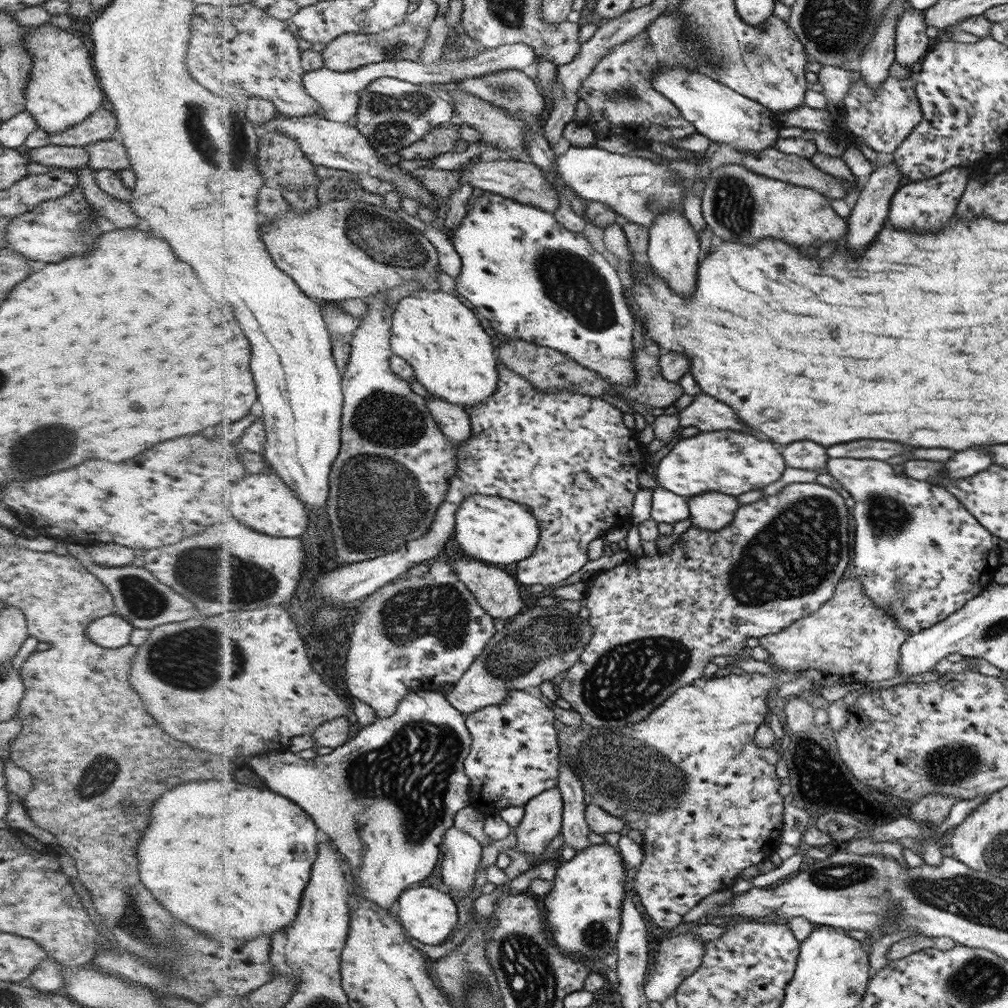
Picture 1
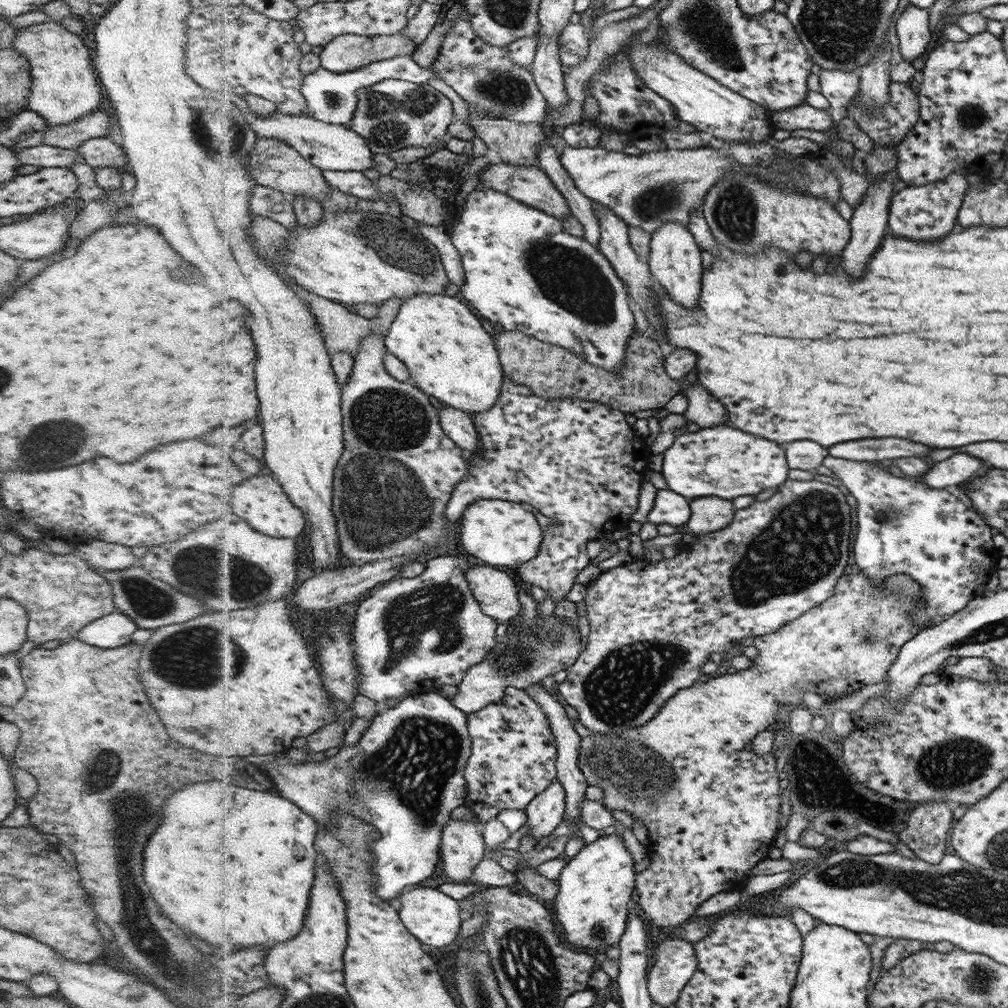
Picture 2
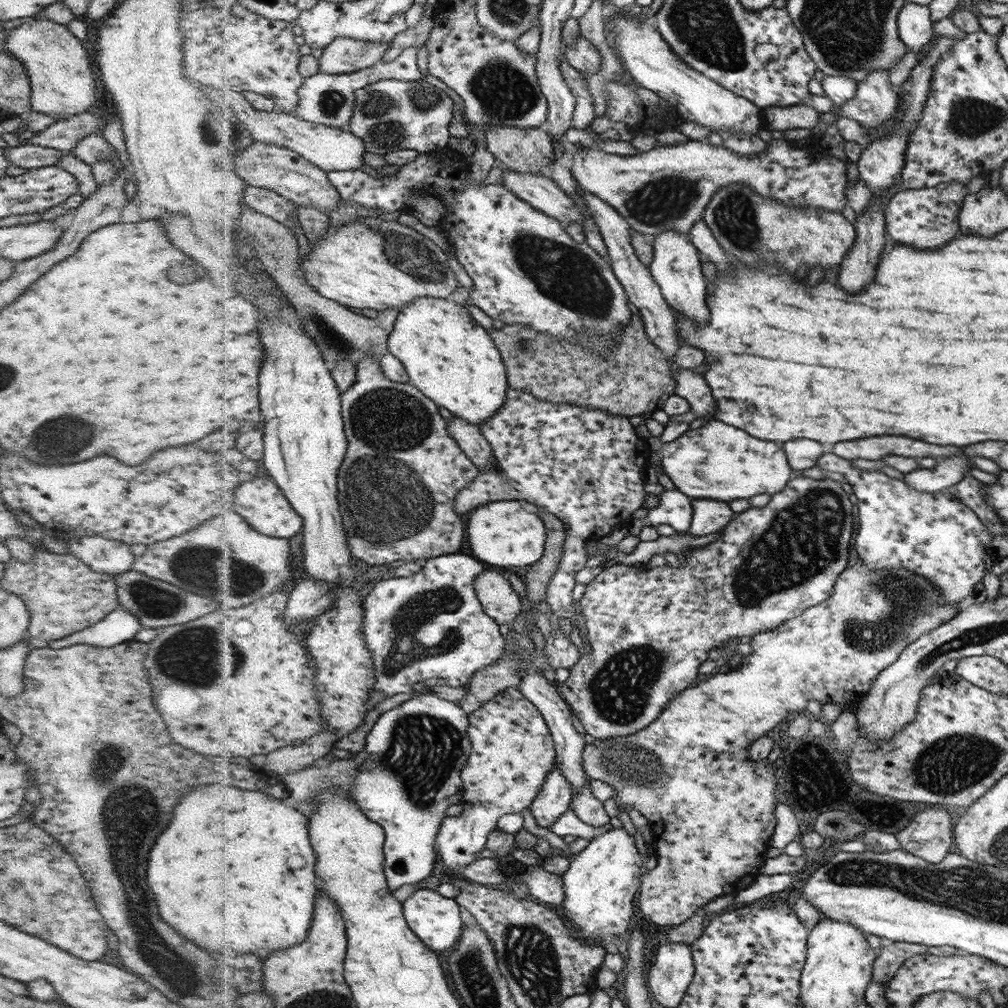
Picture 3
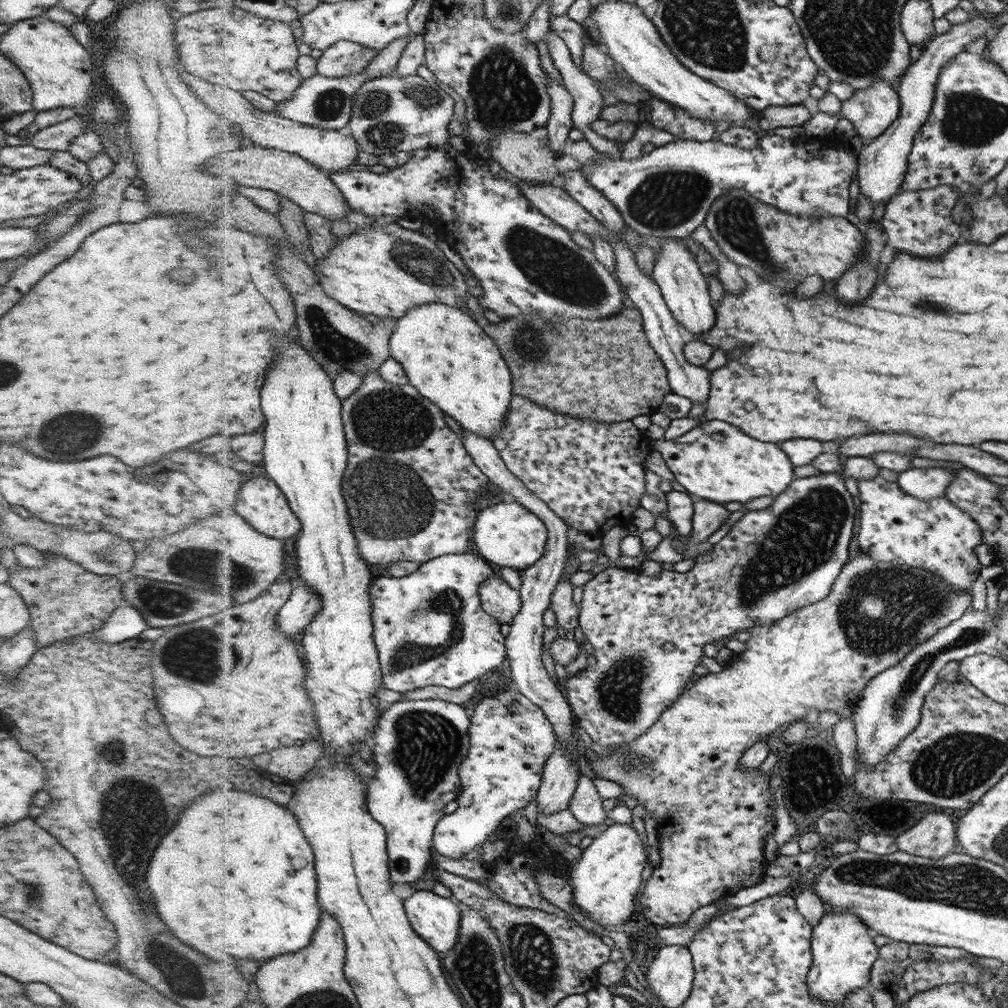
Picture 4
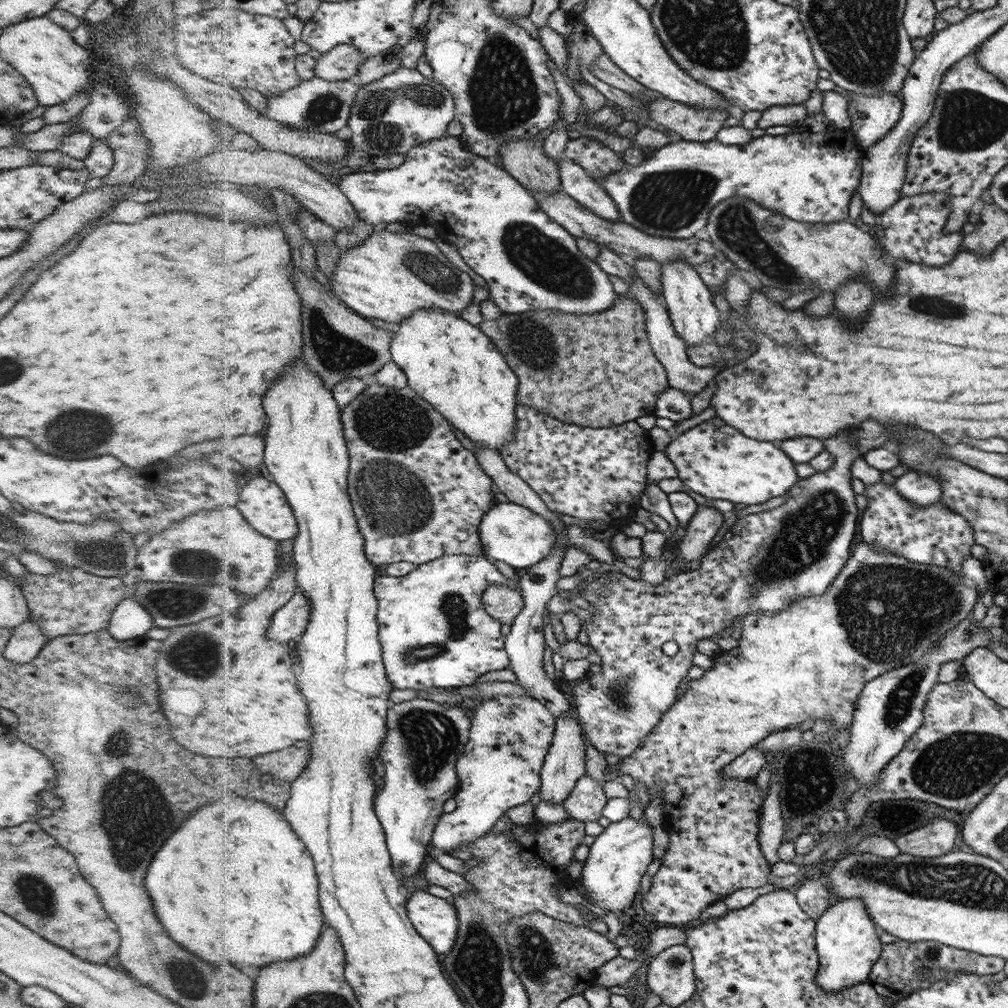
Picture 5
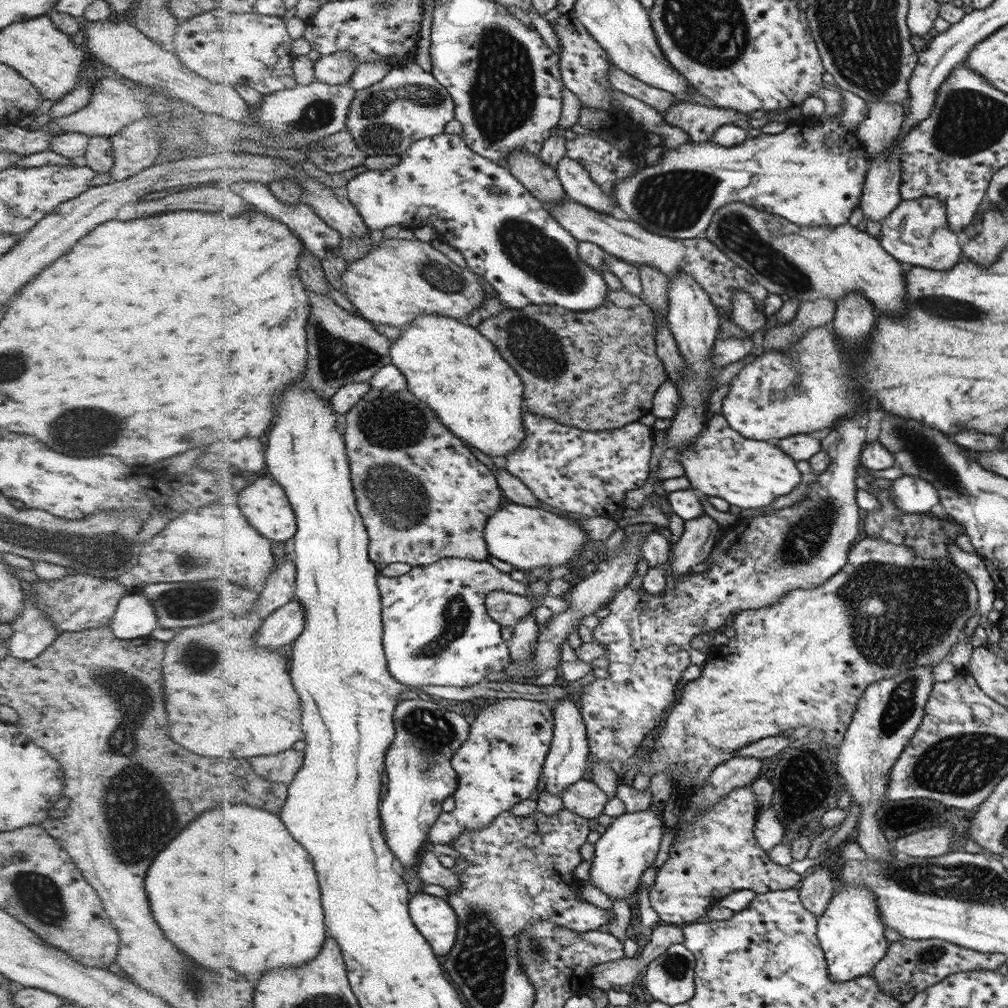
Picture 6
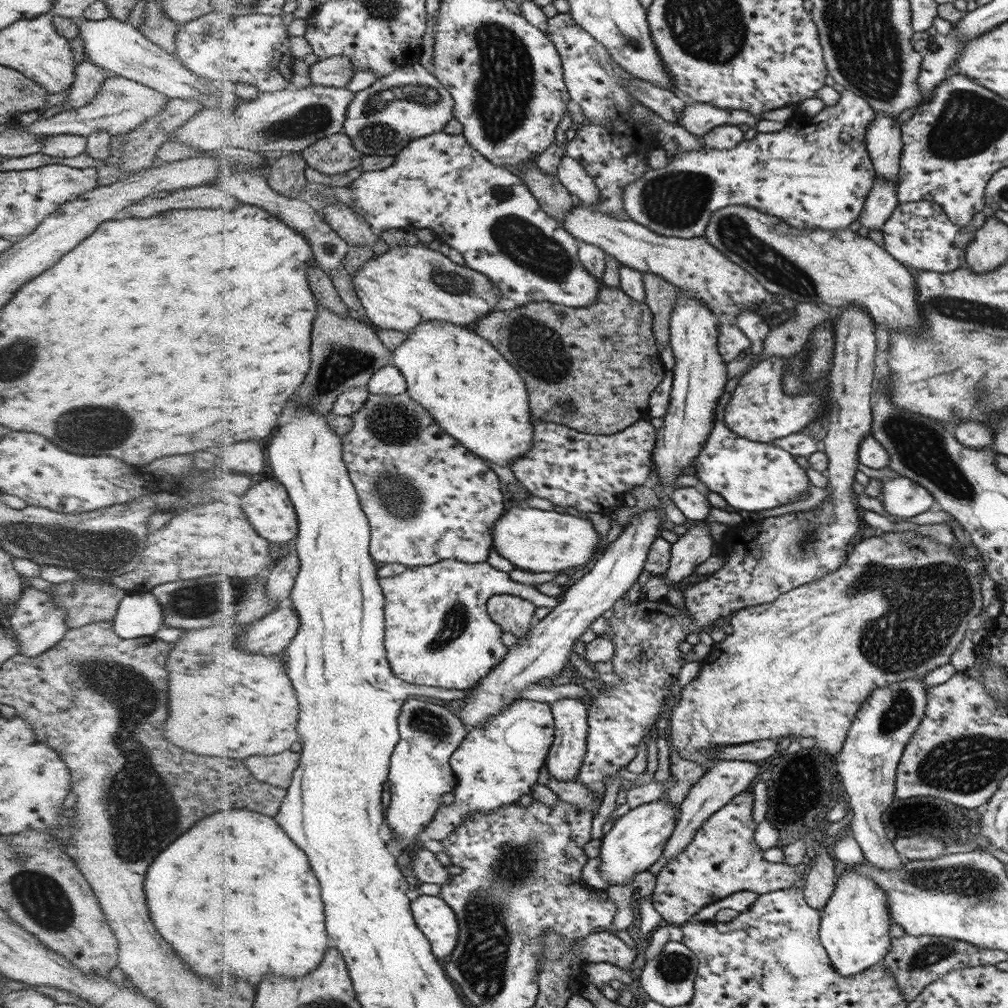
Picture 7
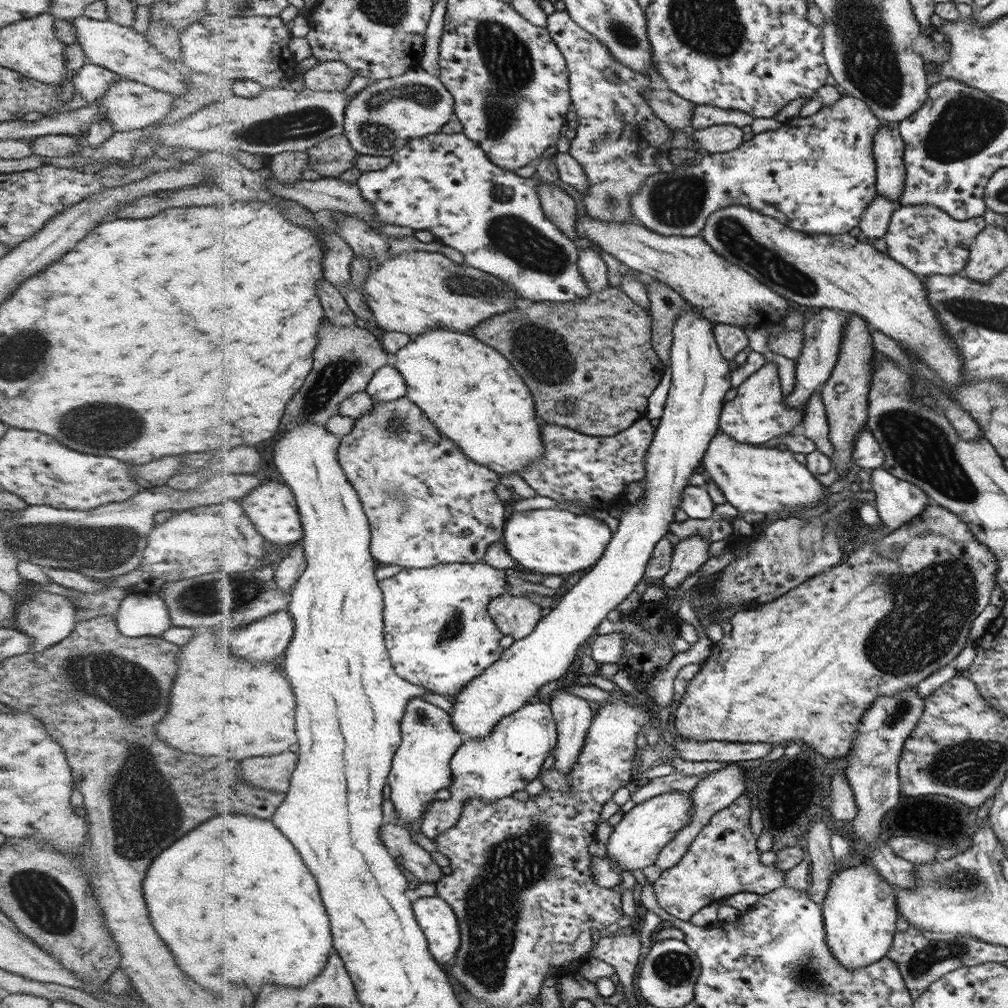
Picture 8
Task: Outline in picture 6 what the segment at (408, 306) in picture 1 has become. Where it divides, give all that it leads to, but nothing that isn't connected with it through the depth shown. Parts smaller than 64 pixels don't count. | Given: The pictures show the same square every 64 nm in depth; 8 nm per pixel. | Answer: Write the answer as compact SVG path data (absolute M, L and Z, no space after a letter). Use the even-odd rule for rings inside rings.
M427 314L421 316L415 323L403 333L403 337L392 347L393 363L399 366L404 375L409 381L409 390L412 391L420 400L427 402L438 414L439 417L444 421L444 424L448 425L448 428L452 429L460 438L464 439L469 443L472 448L478 448L480 452L484 452L488 456L494 459L502 461L509 452L517 450L523 440L527 438L527 430L524 424L524 390L522 378L516 372L514 368L510 368L506 364L507 358L505 358L499 349L496 348L495 344L492 344L488 337L482 336L477 328L468 326L468 322L460 321L456 318L450 318L449 316L440 316L439 314Z

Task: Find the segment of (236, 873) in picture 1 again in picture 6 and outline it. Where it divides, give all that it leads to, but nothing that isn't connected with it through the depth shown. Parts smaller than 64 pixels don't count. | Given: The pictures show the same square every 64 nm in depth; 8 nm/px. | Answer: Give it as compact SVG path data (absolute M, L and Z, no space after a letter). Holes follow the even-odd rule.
M238 804L238 806L230 806L230 808L222 806L222 808L214 808L210 812L204 812L204 816L198 816L190 826L186 826L164 848L164 852L160 852L156 856L156 860L152 862L148 874L145 876L145 891L154 920L164 932L164 936L171 940L180 949L180 952L212 972L233 968L249 976L255 982L260 980L266 972L271 972L277 968L292 968L293 966L310 964L319 958L330 933L323 903L323 888L319 879L319 872L315 868L315 861L312 859L312 853L308 852L308 849L290 832L280 814L274 814L257 806L246 806L246 804Z

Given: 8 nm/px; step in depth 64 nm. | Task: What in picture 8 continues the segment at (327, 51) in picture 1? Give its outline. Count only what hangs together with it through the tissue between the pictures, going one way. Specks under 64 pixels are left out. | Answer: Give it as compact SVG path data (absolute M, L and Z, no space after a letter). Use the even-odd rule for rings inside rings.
M343 60L319 62L305 74L305 83L310 90L345 91L357 77L357 72Z

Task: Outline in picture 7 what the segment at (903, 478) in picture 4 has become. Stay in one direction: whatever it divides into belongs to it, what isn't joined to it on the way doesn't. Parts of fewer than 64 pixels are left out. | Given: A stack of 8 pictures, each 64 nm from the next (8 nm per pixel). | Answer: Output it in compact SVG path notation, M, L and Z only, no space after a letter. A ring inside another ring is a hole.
M906 477L879 478L882 483L880 500L888 516L912 518L937 508L935 498L925 486Z

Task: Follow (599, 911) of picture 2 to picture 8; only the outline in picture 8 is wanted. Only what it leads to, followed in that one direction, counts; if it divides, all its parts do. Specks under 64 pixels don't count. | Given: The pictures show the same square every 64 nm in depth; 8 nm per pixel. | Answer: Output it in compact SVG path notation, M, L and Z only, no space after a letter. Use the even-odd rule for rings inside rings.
M682 791L666 792L635 804L614 826L606 843L608 852L605 857L612 861L611 866L614 865L614 870L620 868L632 872L654 865L659 852L663 850L662 846L667 846L677 832L691 822L691 810L693 810L691 793L683 794Z

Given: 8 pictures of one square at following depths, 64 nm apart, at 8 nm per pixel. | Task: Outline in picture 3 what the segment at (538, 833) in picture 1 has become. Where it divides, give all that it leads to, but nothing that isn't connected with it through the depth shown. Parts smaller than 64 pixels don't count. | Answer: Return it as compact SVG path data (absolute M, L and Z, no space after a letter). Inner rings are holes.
M558 760L554 762L551 771L547 774L546 783L531 804L532 816L537 824L548 829L570 808L573 800L572 787L563 777L557 763Z

